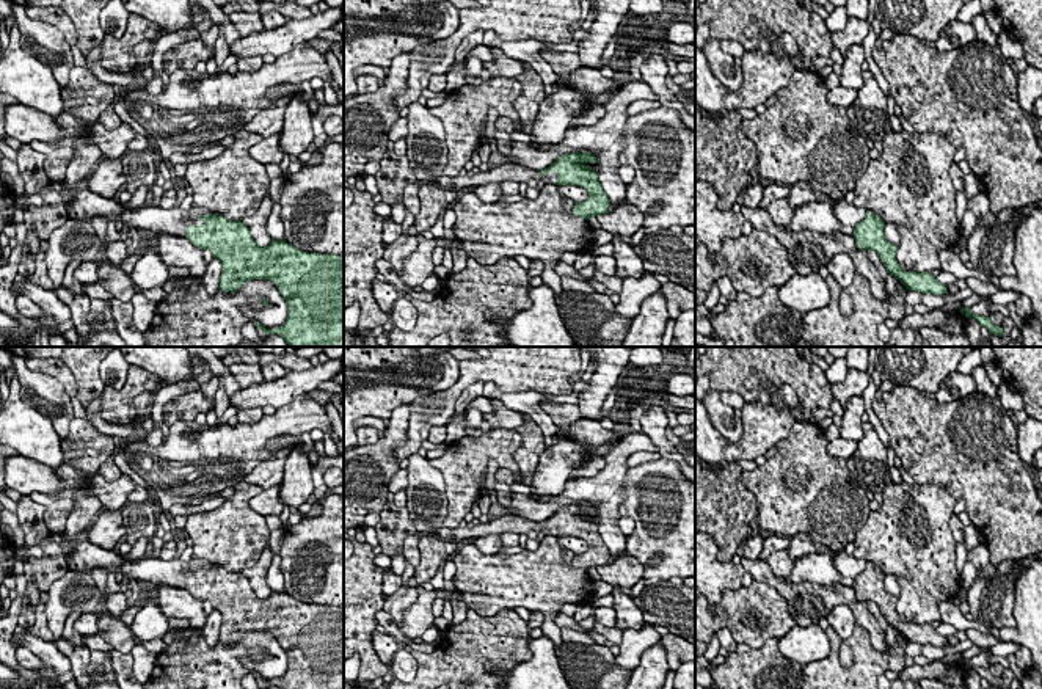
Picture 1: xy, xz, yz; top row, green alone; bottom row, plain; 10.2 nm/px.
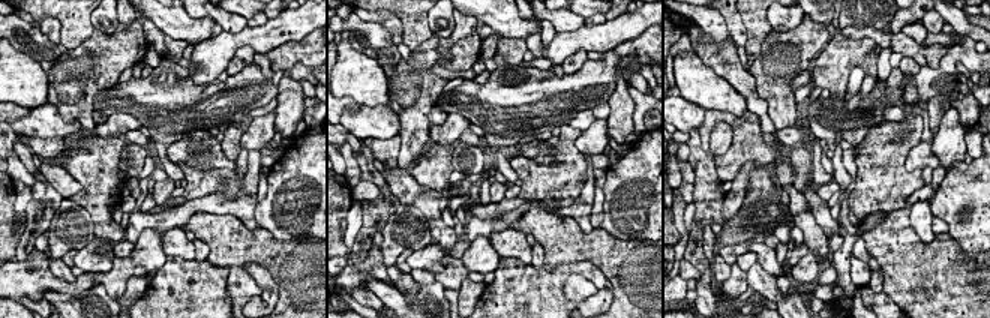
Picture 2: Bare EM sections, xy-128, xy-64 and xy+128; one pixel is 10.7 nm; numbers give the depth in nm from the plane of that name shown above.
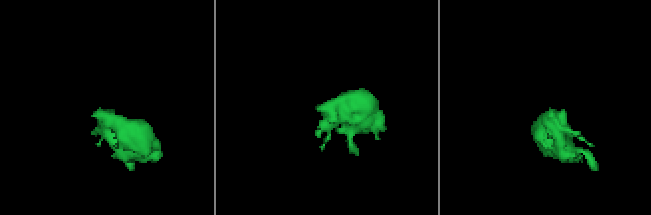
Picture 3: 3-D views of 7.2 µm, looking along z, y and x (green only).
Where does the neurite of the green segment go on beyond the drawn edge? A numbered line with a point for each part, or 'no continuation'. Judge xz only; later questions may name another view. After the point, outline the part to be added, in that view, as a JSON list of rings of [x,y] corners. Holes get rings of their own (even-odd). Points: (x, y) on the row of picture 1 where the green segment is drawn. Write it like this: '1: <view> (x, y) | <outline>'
1: xz (510, 171) | [[[505,163],[502,166],[490,166],[485,173],[477,173],[474,176],[441,176],[435,179],[435,184],[450,188],[460,190],[466,187],[477,187],[485,184],[501,184],[504,180],[515,182],[529,182],[530,179],[541,180],[545,184],[556,184],[557,174],[548,170],[548,174],[543,176],[540,170],[530,170],[527,166],[521,166],[518,163]]]

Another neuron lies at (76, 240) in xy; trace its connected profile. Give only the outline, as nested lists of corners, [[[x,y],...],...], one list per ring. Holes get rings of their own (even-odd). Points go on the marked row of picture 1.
[[[67,218],[63,226],[50,234],[44,257],[53,290],[61,286],[69,262],[94,262],[100,251],[102,242],[91,221]]]

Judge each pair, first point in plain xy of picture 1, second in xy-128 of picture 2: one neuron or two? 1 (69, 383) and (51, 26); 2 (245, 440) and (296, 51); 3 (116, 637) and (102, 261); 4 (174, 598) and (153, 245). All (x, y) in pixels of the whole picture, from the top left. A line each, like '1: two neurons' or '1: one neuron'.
1: one neuron
2: two neurons
3: two neurons
4: two neurons

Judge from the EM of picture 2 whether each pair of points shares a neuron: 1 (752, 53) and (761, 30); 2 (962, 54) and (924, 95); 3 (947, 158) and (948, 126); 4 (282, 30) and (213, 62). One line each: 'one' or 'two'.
1: one
2: one
3: one
4: one

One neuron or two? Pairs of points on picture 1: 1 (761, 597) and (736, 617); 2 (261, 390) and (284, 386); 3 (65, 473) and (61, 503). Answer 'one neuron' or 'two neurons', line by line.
1: one neuron
2: one neuron
3: one neuron

